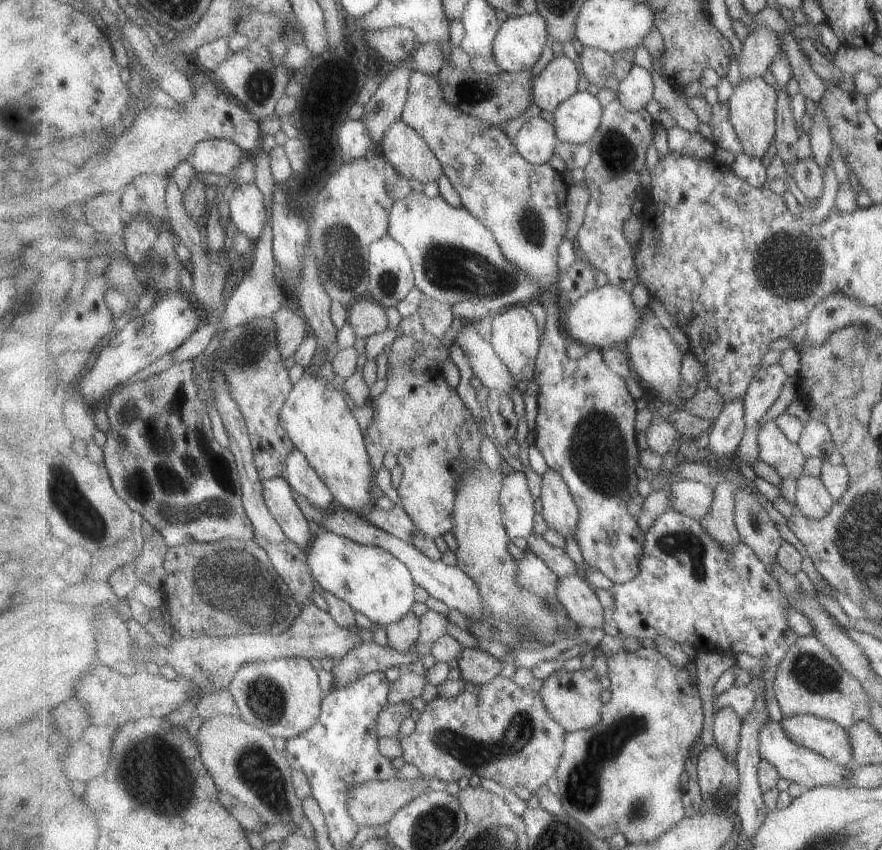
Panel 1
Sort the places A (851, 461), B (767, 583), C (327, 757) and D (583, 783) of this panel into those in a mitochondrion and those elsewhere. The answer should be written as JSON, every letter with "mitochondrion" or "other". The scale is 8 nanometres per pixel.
{"A":"other","B":"other","C":"other","D":"mitochondrion"}

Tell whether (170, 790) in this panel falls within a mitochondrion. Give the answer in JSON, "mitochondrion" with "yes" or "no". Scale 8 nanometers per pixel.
{"mitochondrion":"yes"}

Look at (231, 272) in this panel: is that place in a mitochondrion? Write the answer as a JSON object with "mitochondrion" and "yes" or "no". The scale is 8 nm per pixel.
{"mitochondrion":"no"}

